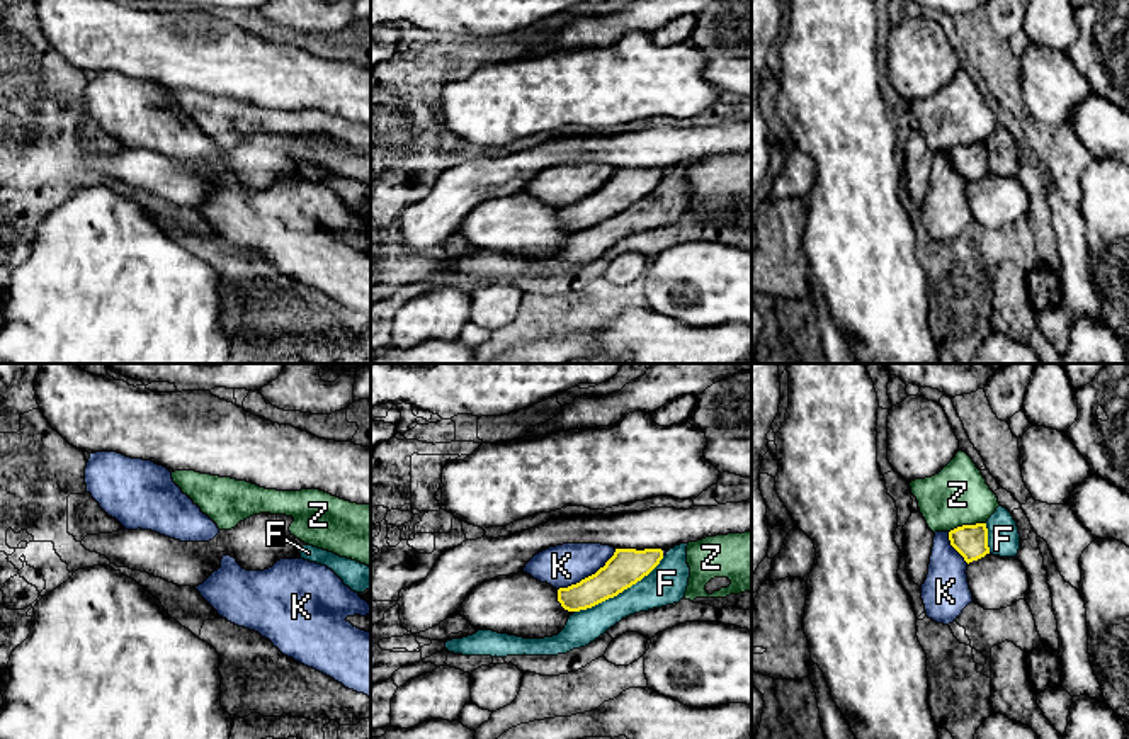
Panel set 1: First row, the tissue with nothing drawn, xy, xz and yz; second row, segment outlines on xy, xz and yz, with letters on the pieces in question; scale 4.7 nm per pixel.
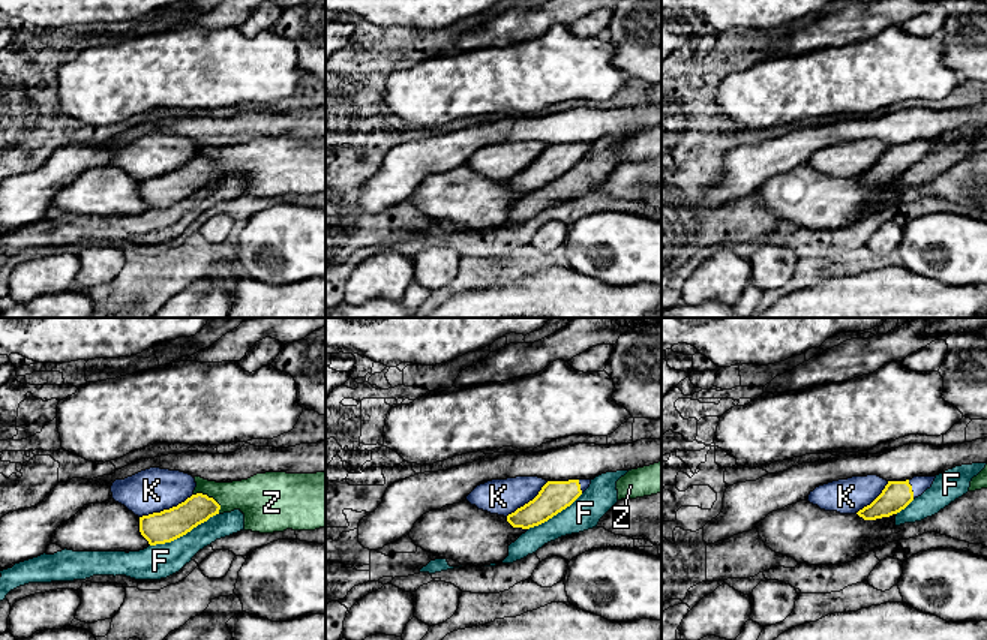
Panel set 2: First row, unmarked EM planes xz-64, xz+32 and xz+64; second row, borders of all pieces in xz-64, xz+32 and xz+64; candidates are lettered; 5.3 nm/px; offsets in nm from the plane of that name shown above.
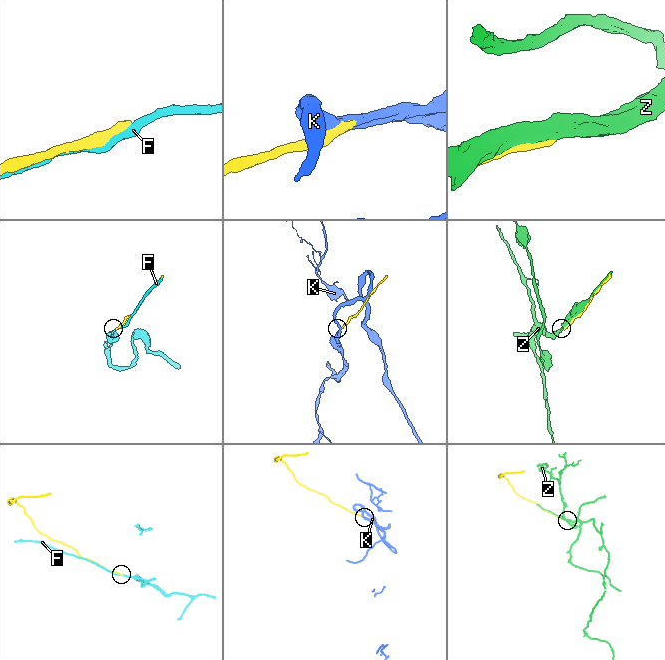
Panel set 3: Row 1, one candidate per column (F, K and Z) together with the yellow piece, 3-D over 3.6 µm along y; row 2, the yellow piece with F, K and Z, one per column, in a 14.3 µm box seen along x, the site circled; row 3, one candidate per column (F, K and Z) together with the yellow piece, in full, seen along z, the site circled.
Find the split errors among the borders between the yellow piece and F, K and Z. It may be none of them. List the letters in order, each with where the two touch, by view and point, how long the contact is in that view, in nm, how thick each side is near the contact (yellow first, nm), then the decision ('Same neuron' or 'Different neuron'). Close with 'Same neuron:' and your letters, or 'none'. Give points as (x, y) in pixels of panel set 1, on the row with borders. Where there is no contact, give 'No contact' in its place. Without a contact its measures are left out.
F: Touches yellow at xz (619, 592). Shared border 500 nm. Thickness 170 nm (yellow) against 190 nm. Different neuron
K: Touches yellow at xz (589, 576). Shared border 340 nm. Thickness 170 nm (yellow) against 200 nm. Same neuron
Z: Touches yellow at yz (966, 525). Shared border 180 nm. Thickness 160 nm (yellow) against 280 nm. Different neuron
Same neuron: K

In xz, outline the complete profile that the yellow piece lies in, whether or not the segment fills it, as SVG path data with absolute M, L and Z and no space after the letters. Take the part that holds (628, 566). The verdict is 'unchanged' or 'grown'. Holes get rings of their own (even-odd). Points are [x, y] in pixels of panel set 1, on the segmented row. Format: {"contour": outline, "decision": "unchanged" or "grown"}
{"contour": "M563 544L536 554L524 567L558 590L568 612L592 608L648 576L667 556L661 549L614 549L602 544Z", "decision": "grown"}

